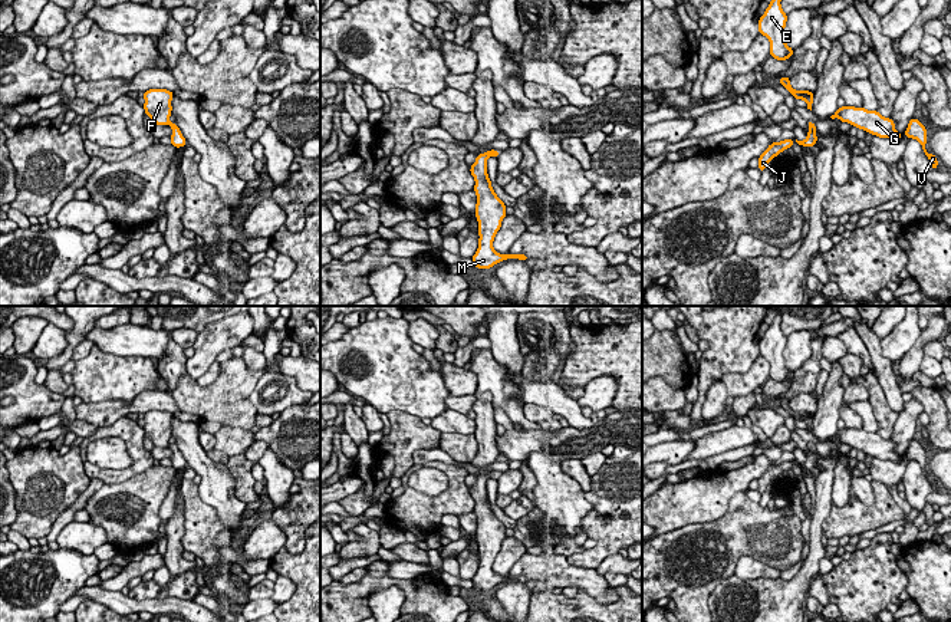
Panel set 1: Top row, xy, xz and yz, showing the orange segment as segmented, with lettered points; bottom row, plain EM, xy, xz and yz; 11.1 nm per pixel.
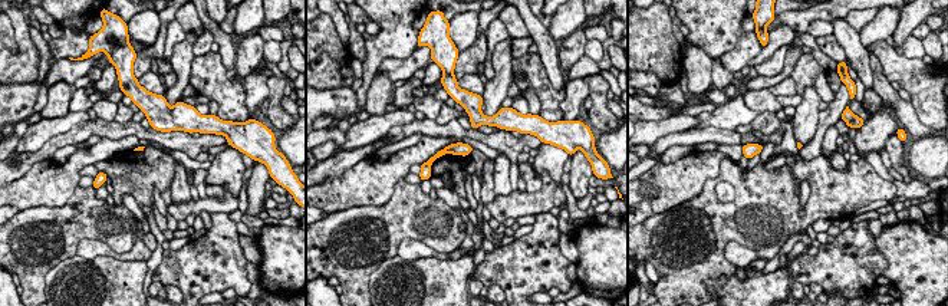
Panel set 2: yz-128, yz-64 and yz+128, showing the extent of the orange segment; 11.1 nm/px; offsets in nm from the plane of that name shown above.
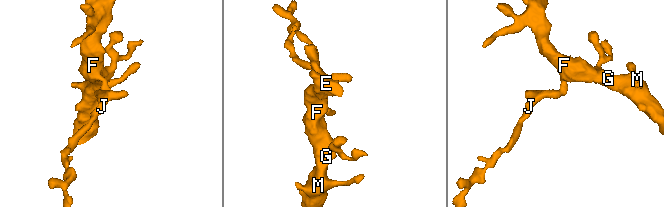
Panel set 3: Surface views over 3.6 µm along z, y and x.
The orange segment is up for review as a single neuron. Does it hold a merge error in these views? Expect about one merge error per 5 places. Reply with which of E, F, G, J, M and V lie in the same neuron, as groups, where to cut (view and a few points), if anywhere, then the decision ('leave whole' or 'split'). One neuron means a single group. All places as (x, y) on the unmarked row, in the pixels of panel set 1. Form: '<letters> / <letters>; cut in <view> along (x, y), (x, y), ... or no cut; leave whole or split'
E F G J M V; no cut; leave whole

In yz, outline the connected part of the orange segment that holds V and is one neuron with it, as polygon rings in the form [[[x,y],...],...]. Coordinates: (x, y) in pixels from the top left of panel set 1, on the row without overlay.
[[[911,440],[908,450],[905,451],[905,457],[906,457],[908,461],[914,460],[921,465],[927,480],[931,484],[932,491],[937,491],[937,488],[938,488],[937,478],[934,475],[928,475],[927,471],[925,471],[927,451],[917,440]]]

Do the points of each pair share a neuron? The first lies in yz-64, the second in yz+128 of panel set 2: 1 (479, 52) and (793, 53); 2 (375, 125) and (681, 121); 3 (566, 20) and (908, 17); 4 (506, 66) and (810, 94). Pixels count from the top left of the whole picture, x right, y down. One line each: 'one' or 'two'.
1: one
2: two
3: two
4: one

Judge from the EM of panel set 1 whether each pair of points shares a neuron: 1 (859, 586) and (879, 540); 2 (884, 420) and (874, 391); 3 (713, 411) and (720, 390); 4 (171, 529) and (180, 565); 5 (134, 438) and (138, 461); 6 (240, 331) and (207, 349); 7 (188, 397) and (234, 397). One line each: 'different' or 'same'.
1: same
2: same
3: same
4: same
5: same
6: same
7: same

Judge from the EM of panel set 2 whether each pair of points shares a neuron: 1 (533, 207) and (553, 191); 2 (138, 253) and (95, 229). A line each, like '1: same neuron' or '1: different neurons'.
1: same neuron
2: different neurons

